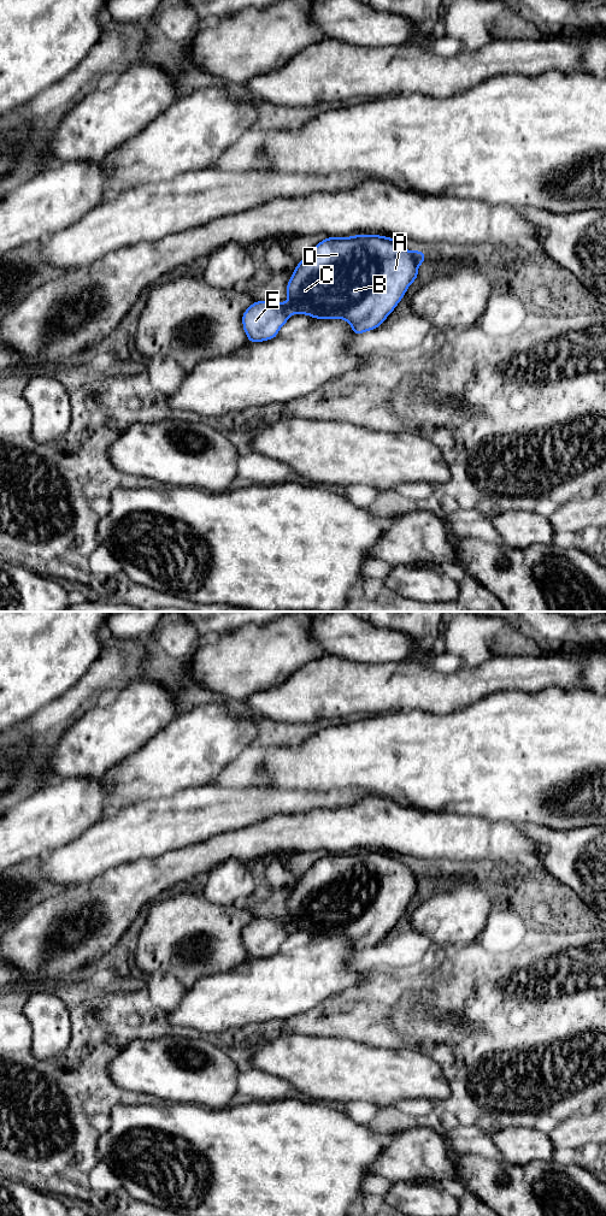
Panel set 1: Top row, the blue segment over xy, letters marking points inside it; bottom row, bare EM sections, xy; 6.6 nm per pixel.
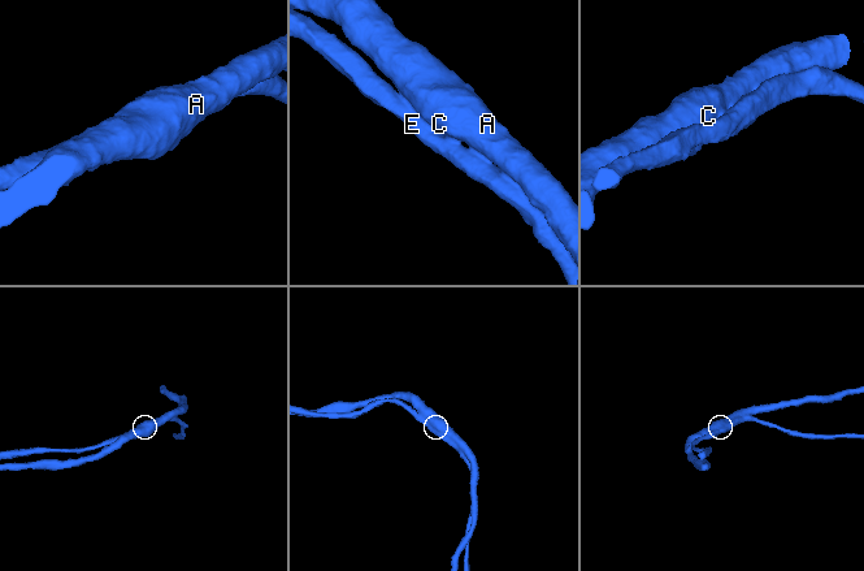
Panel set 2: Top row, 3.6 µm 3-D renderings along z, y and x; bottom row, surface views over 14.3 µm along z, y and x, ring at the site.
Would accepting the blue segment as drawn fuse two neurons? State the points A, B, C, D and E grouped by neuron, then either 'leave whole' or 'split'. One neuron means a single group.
A B C D E; leave whole

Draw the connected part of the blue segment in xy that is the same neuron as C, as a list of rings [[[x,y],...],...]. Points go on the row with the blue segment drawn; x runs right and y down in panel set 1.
[[[354,235],[348,237],[325,237],[317,246],[314,246],[294,267],[295,271],[292,273],[290,279],[287,283],[287,295],[288,300],[286,302],[269,302],[269,301],[255,301],[253,302],[242,314],[242,326],[247,335],[248,342],[264,342],[273,340],[277,337],[280,329],[288,321],[292,314],[306,314],[314,319],[343,319],[351,326],[354,335],[360,335],[366,331],[376,330],[395,309],[401,299],[405,296],[408,287],[418,277],[418,267],[425,261],[424,250],[408,250],[399,241],[393,237],[381,236],[381,235]]]

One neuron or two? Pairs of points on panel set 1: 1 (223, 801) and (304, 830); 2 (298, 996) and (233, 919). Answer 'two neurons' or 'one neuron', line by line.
1: two neurons
2: two neurons

